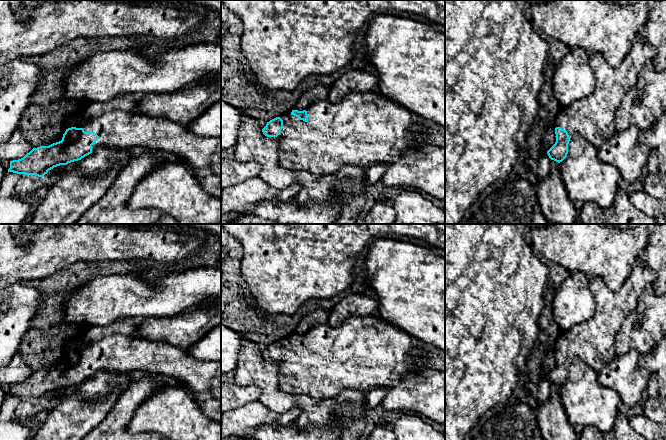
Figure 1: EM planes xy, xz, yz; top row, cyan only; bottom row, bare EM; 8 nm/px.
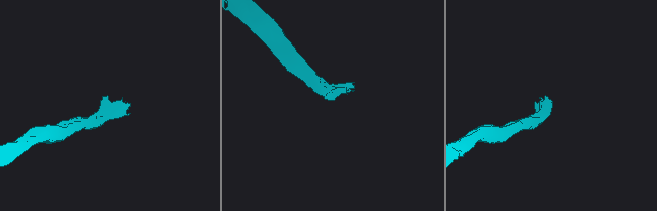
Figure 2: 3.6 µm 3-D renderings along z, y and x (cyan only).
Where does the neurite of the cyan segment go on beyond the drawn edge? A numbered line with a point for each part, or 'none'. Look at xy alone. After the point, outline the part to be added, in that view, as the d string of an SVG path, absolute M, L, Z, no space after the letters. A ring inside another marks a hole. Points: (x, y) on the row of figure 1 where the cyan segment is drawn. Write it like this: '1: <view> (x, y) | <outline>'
1: xy (118, 129) | M115 109L102 116L84 119L79 114L70 117L66 129L83 128L85 132L95 132L99 139L92 145L92 152L99 147L151 149L162 151L187 162L196 180L205 190L221 199L221 176L213 172L210 160L213 154L221 153L221 137L202 137L191 132L187 125L181 125L163 117L153 117L139 111L125 112Z

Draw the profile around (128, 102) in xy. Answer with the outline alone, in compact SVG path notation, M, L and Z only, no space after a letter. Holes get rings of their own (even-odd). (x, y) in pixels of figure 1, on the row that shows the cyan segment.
M133 93L121 94L113 100L111 100L109 102L109 105L110 107L117 110L130 112L136 109L139 99L140 97Z

